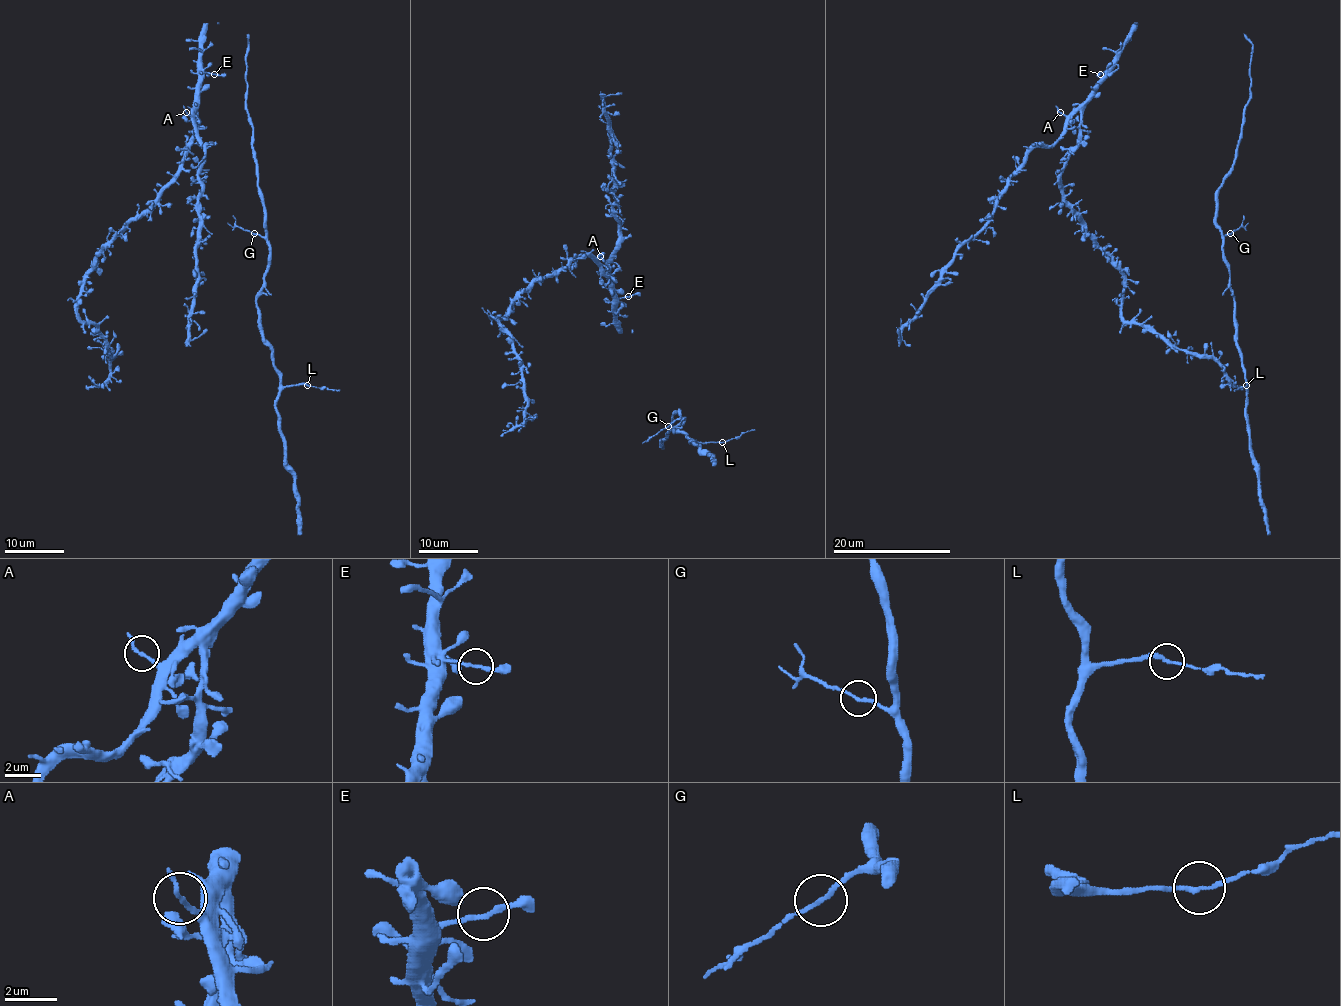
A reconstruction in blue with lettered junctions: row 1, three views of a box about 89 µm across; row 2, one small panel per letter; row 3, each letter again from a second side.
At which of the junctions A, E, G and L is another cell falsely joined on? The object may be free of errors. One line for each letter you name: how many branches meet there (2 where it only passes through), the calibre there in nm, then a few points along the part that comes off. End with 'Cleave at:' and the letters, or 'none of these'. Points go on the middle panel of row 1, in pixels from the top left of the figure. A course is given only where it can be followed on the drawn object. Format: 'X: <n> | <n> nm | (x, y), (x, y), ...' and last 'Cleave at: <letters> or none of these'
L: 2 | 180 nm | (721, 442), (754, 429)
Cleave at: L

